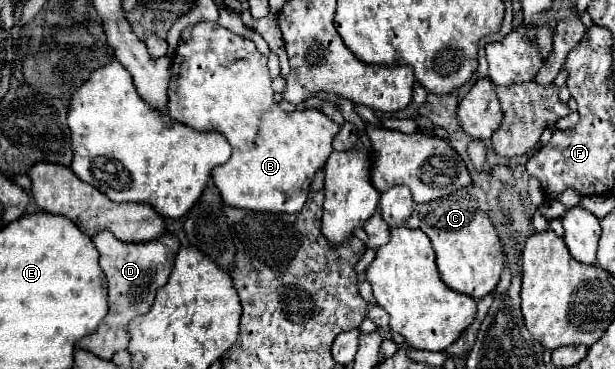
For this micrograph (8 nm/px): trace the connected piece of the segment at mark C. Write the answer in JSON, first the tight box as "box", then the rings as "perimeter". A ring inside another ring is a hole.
{"box":[417,184,509,300],"perimeter":[[[469,184],[449,196],[419,204],[417,214],[421,218],[421,230],[429,236],[435,248],[441,280],[449,288],[477,300],[487,296],[497,286],[501,272],[509,266],[509,260],[497,226],[489,218],[485,190],[477,184]]]}

